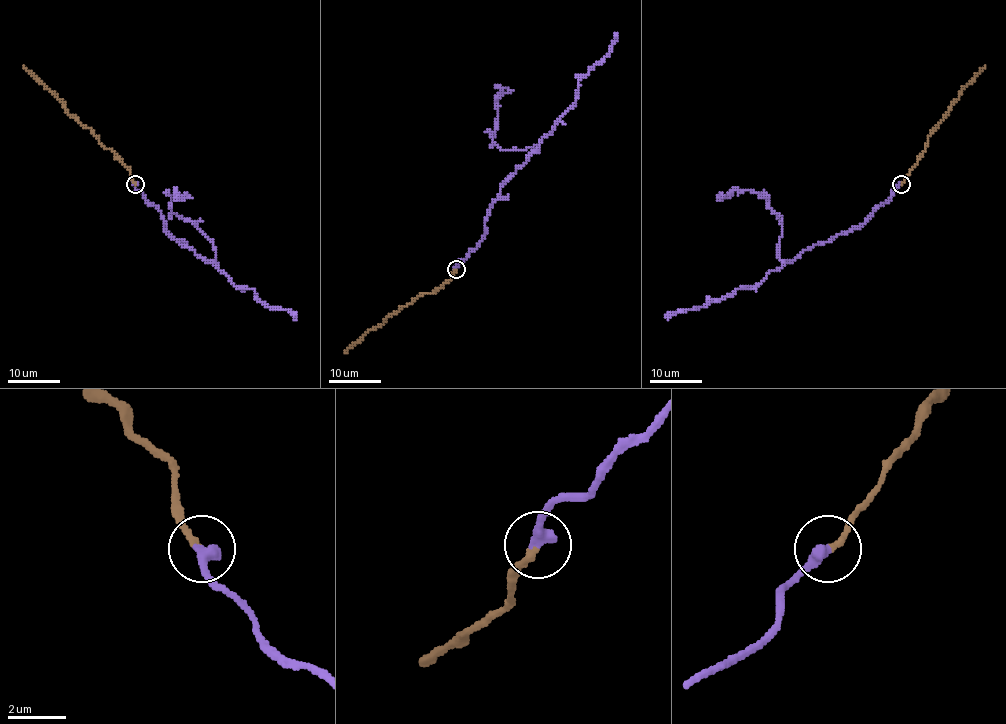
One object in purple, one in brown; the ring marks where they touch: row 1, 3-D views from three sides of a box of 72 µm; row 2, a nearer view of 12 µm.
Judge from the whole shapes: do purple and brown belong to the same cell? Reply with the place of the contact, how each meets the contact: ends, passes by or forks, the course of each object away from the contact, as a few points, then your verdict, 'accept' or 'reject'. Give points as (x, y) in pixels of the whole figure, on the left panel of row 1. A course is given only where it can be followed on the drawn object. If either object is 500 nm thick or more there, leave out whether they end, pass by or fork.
at (135, 184); purple ends there; brown ends there; purple runs (134, 184), (160, 211), (164, 230), (179, 243), (212, 263), (236, 287), (253, 289), (258, 300), (295, 315); brown runs (134, 184), (123, 161), (67, 111), (24, 66); accept

